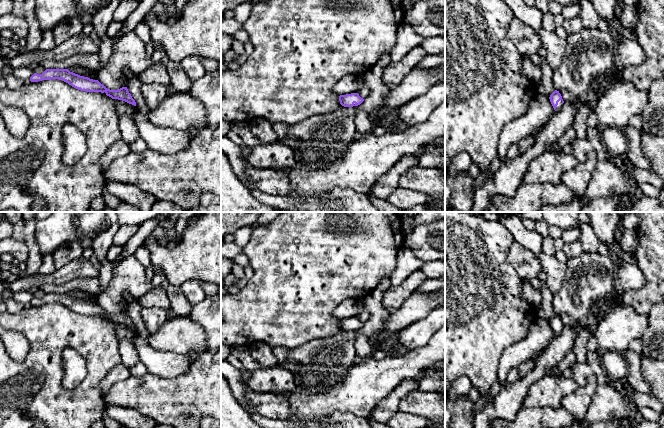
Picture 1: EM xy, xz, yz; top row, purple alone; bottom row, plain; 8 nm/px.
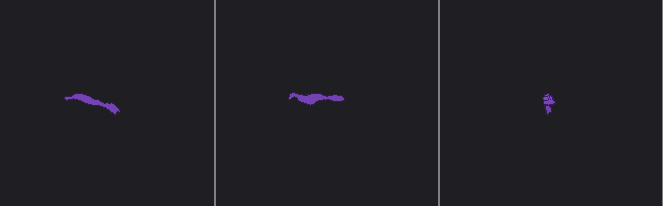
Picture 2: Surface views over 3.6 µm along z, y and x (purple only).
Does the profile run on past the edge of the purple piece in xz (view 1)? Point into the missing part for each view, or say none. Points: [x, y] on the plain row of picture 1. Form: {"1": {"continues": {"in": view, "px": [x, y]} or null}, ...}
{"1": {"continues": null}}

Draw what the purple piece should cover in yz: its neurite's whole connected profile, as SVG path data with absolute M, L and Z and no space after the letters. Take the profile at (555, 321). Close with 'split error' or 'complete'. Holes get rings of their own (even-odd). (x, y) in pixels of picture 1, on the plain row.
M555 314L549 321L554 334L559 335L564 327L559 315Z | split error

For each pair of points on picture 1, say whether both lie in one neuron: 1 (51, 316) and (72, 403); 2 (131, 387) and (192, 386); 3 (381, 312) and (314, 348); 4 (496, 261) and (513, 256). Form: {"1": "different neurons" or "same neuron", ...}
{"1": "same neuron", "2": "same neuron", "3": "same neuron", "4": "different neurons"}

